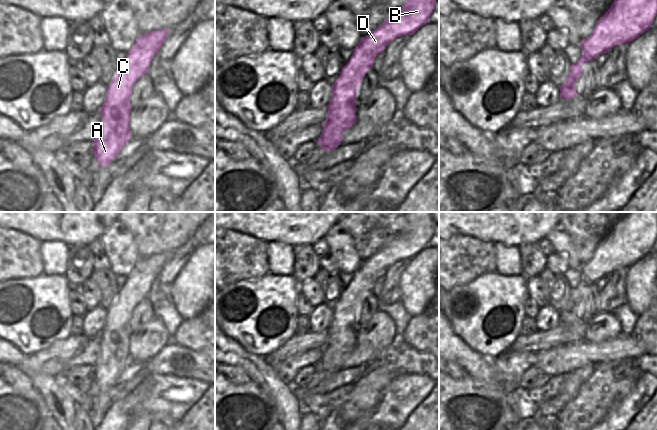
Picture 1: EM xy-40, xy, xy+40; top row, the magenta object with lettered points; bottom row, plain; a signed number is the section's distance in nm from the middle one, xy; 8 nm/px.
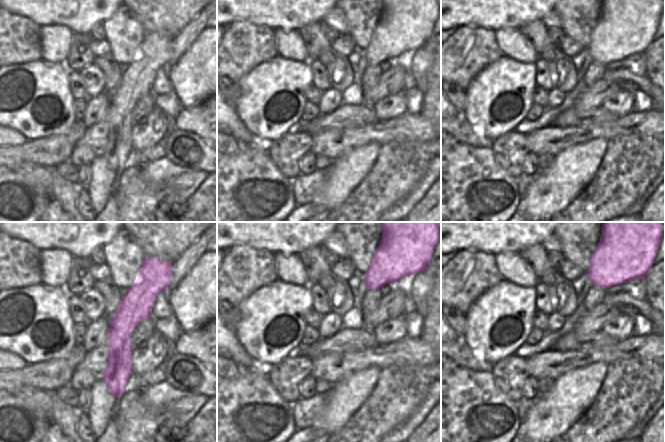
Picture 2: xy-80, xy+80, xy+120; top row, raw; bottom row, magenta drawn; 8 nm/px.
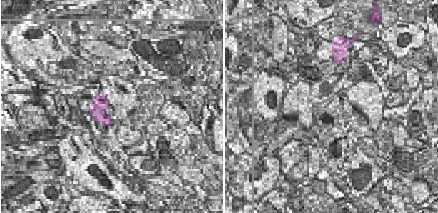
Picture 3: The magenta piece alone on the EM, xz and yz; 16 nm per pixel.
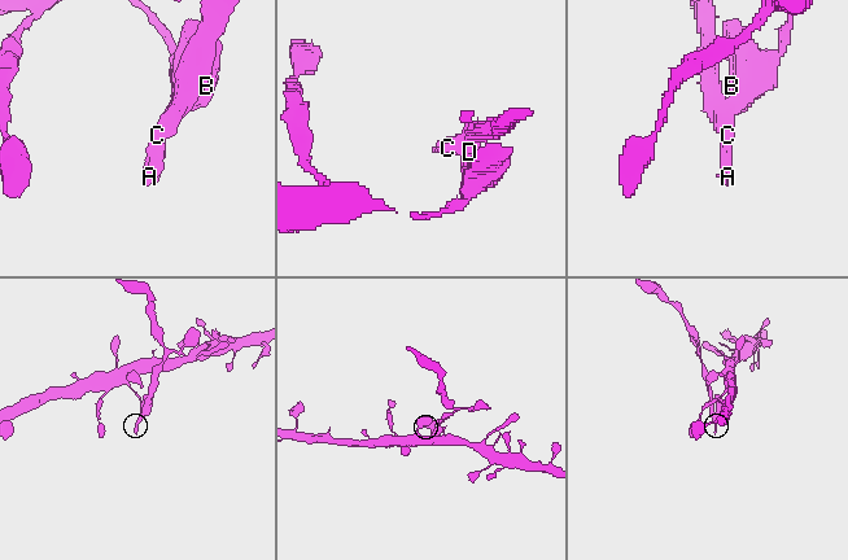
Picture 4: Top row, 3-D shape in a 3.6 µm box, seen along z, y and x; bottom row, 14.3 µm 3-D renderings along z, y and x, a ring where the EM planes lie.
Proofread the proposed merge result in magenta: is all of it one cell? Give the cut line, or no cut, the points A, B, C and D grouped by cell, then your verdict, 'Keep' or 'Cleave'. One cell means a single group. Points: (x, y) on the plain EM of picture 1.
Split along xy (356, 270), (366, 272), (377, 278). Groups: A C / B D. Cleave

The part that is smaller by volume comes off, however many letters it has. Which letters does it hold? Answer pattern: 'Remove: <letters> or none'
Remove: A, C

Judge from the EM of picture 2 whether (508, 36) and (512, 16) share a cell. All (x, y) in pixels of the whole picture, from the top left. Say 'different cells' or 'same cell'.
different cells

